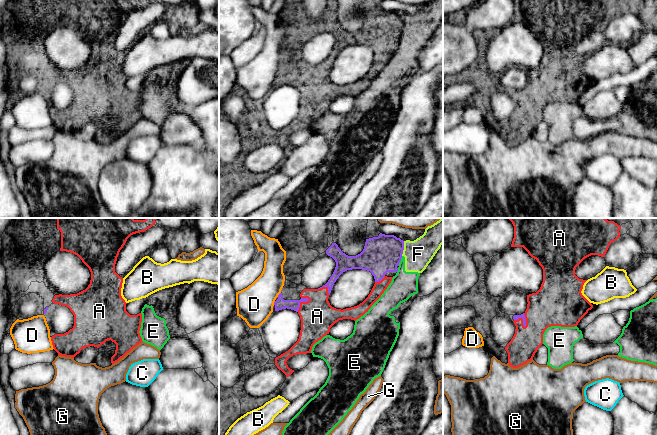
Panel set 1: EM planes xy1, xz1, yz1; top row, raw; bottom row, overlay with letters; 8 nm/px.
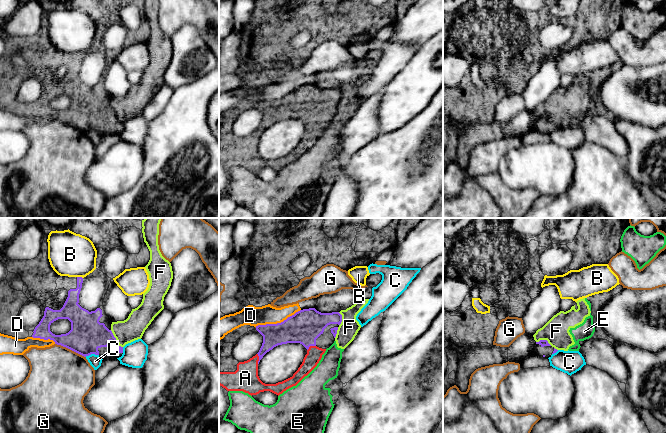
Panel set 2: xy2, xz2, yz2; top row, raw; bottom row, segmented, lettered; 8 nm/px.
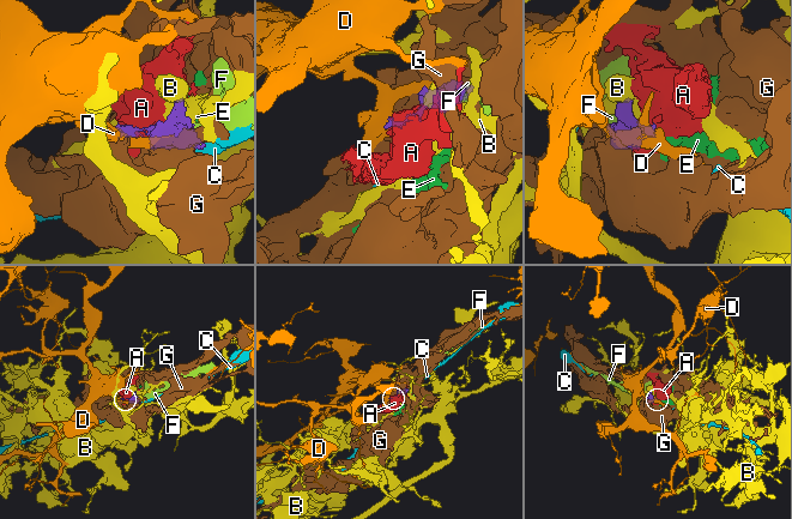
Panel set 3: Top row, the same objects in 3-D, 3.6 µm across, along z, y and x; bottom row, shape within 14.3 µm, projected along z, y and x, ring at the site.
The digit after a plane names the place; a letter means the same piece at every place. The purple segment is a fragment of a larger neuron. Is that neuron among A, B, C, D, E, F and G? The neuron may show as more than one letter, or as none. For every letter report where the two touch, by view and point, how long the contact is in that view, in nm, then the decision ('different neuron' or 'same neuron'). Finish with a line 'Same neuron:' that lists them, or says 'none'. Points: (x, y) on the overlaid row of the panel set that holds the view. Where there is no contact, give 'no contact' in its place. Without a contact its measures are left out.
A: contact yz1 (522, 318); length 120 nm; same neuron
B: contact xy2 (80, 277); length 50 nm; different neuron
C: contact xy2 (91, 353); length 110 nm; different neuron
D: contact xz2 (277, 323); length 400 nm; different neuron
E: contact xz1 (400, 260); length 90 nm; different neuron
F: contact xy2 (115, 339); length 170 nm; different neuron
G: contact xy2 (70, 349); length 280 nm; different neuron
Same neuron: A

